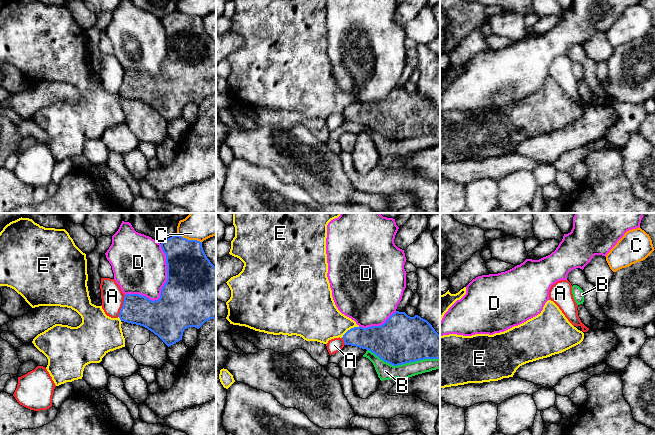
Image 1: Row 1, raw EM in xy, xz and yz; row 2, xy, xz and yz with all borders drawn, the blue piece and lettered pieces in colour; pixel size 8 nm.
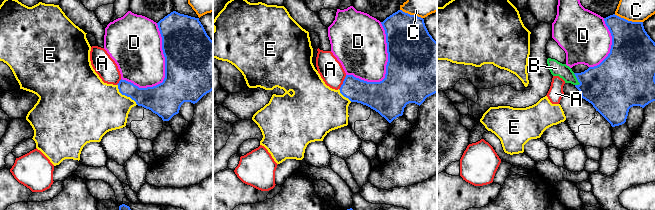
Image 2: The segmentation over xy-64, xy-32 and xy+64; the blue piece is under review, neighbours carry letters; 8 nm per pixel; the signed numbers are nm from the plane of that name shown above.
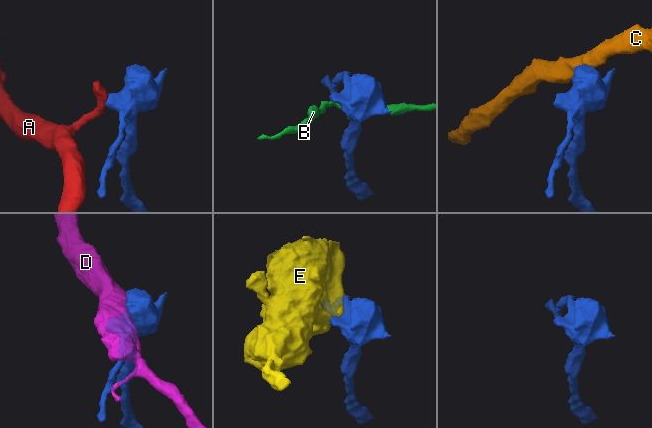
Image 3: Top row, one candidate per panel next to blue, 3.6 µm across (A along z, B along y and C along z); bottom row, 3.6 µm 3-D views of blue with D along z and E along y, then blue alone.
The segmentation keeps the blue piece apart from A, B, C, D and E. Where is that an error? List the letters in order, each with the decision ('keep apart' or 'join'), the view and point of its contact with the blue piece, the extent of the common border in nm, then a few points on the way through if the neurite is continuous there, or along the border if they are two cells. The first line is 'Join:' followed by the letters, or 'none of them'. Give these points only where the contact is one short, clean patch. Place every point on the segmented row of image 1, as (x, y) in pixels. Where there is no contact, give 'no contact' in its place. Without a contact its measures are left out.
Join: none of them
A: keep apart; meets blue in xy at (122, 306); contact 190 nm long; border along xy (125, 295), (118, 316)
B: keep apart; meets blue in xz at (403, 363); contact 600 nm long
C: keep apart; meets blue in xy at (189, 240); contact 220 nm long
D: keep apart; meets blue in xy at (162, 288); contact 500 nm long
E: keep apart; meets blue in xz at (350, 329); contact 170 nm long

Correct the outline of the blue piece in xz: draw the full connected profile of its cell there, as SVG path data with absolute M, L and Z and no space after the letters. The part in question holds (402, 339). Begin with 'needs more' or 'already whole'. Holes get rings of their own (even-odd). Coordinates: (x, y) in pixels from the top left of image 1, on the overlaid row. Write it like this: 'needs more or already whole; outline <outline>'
already whole; outline M396 311L380 326L351 328L342 338L345 345L369 350L393 366L424 359L440 359L440 335L427 320L418 315L410 317L405 312Z

